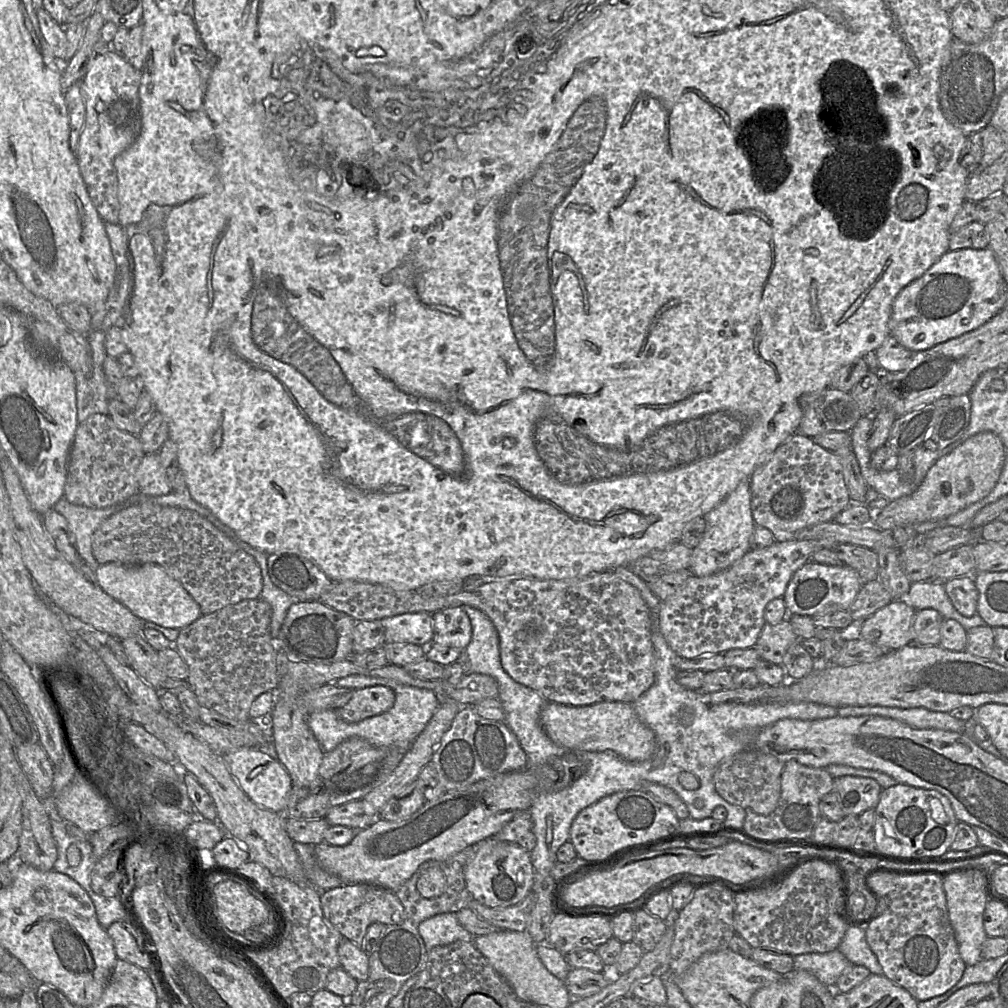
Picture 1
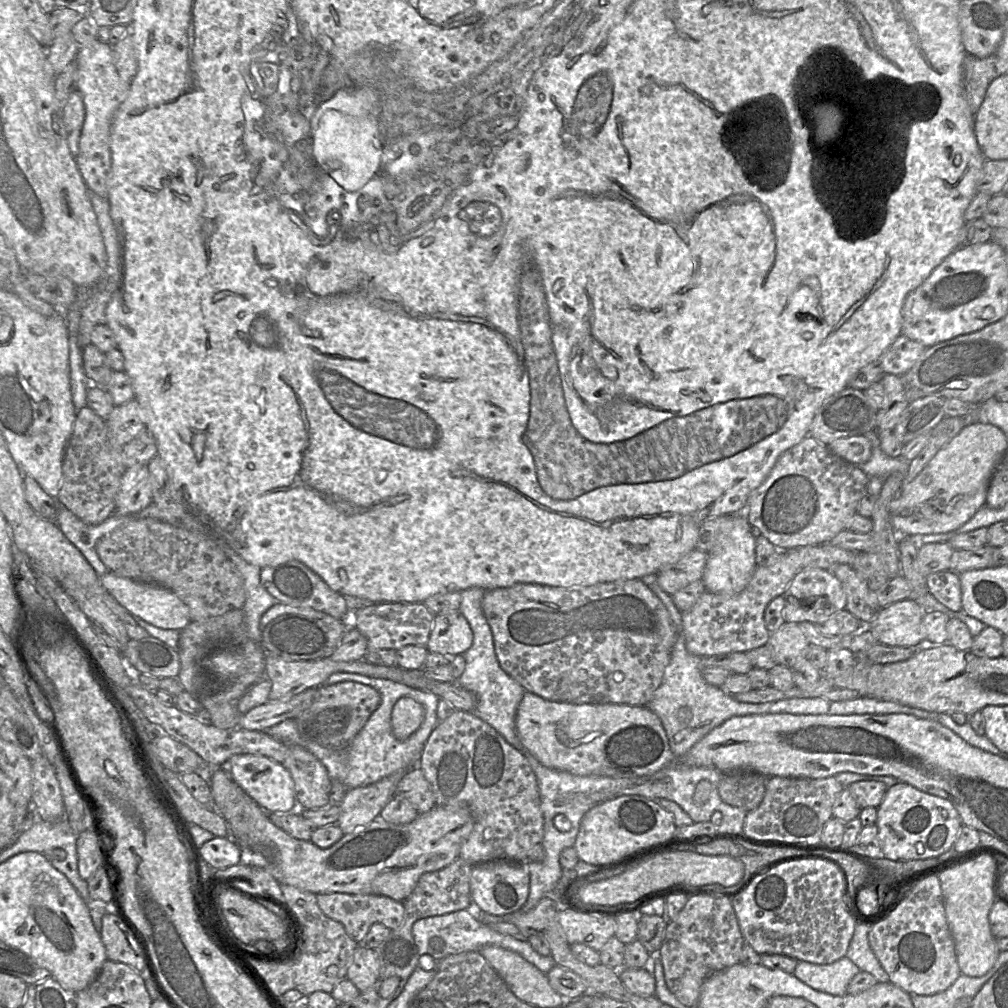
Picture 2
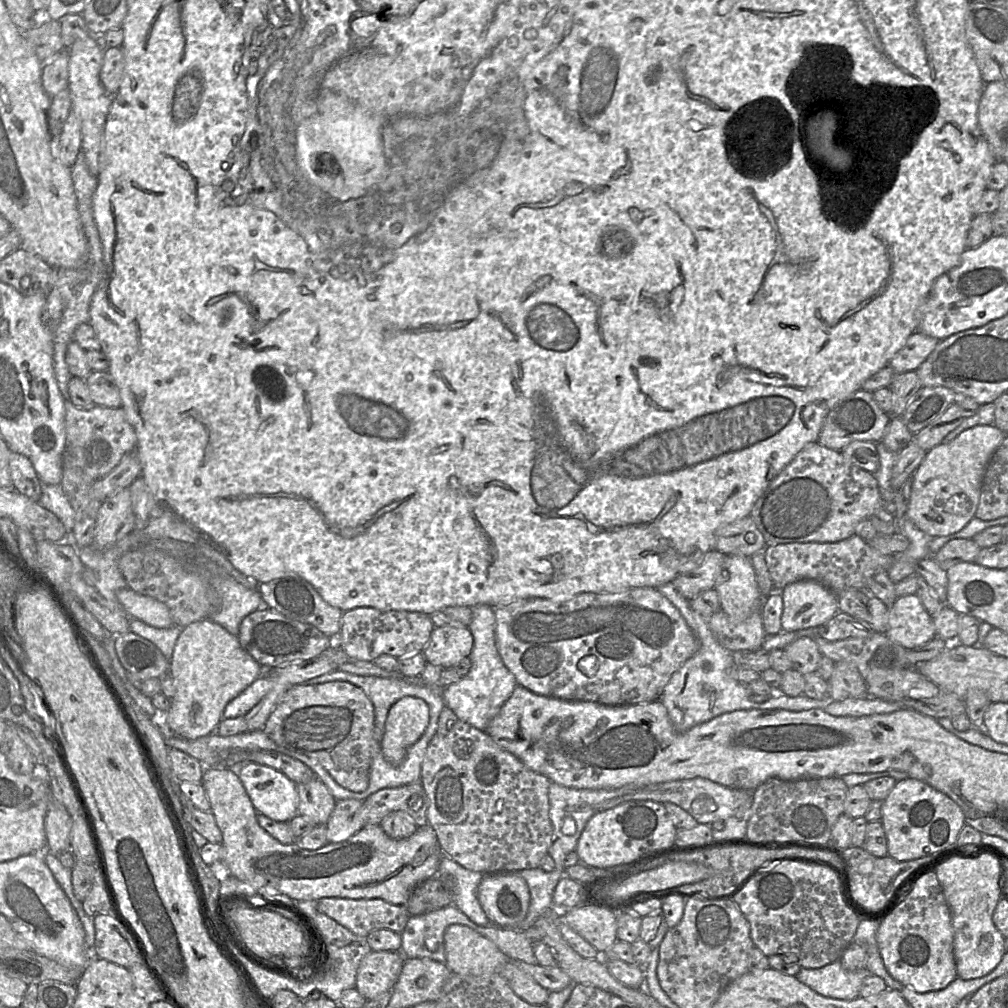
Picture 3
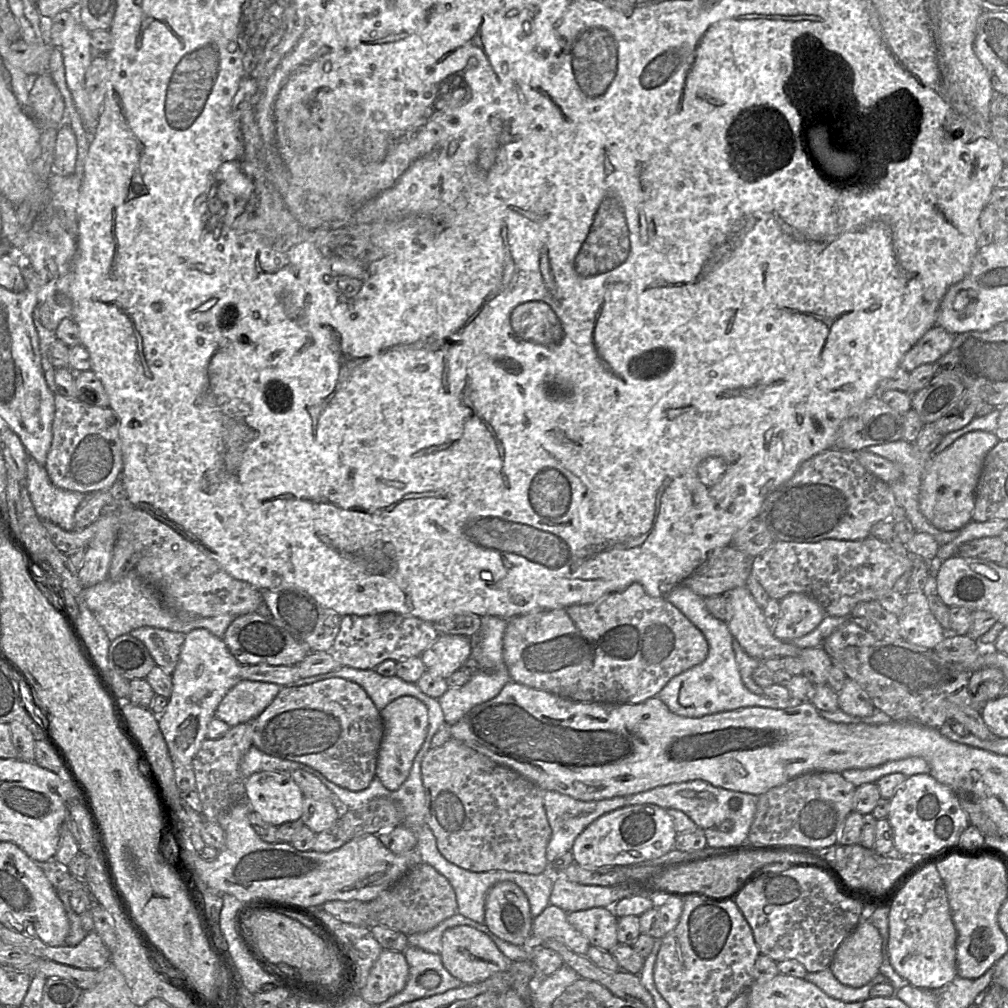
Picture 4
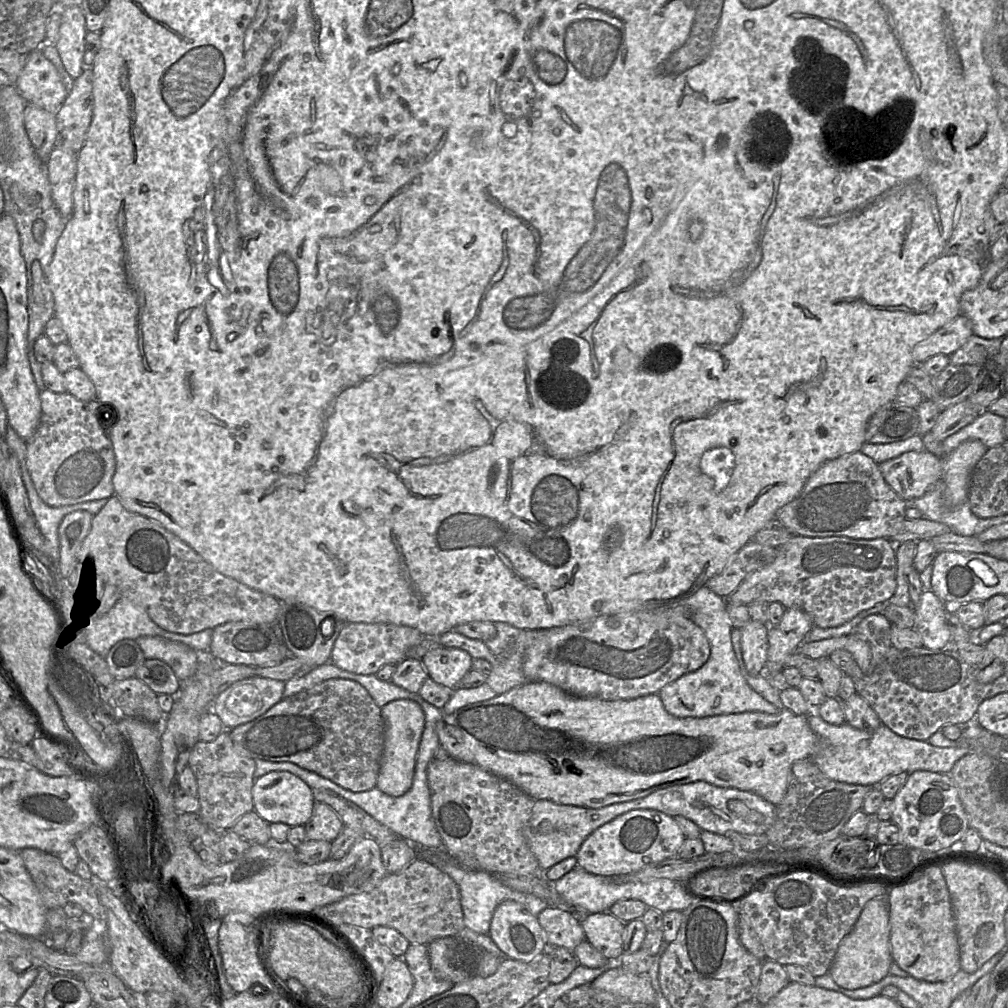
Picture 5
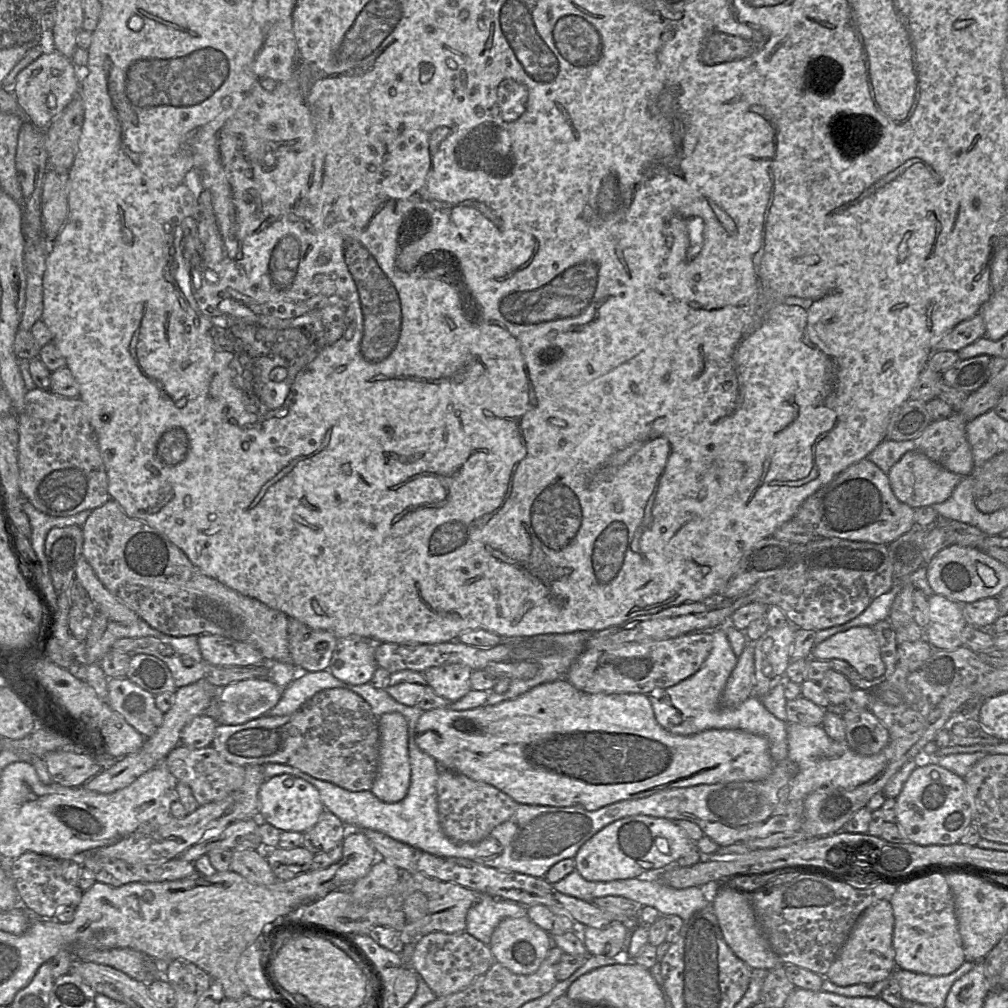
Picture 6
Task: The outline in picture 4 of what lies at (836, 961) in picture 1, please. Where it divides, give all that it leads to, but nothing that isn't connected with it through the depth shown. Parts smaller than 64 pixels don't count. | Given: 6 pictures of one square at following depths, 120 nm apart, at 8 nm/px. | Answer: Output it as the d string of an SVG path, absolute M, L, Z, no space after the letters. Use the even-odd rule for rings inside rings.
M830 967L820 972L806 974L804 980L814 984L828 996L847 1003L861 1002L870 998L870 990L880 983L890 983L882 974L877 974L868 984L853 988L840 983Z

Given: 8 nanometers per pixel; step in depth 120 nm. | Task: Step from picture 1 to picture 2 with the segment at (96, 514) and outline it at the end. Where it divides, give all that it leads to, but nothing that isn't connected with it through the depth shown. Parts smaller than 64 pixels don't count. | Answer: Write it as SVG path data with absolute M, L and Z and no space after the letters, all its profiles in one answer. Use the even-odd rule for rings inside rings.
M58 503L56 524L67 539L83 554L100 578L109 570L97 554L96 544L98 540L115 529L124 526L133 518L131 515L113 513L100 524L87 525L69 509Z

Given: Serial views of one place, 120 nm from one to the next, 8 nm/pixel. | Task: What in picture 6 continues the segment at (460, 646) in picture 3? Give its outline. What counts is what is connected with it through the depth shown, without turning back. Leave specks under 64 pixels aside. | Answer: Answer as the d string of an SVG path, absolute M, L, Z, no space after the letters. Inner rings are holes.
M447 664L430 667L423 675L434 692L451 703L461 699L471 690L472 672L468 666Z

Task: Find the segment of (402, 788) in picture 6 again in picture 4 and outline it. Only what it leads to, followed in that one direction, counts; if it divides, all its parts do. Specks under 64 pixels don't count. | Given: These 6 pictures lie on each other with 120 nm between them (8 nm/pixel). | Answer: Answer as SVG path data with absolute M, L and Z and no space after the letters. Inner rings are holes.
M401 696L380 713L384 721L384 736L378 752L376 776L387 789L397 790L407 779L414 758L427 736L428 709L414 696Z

